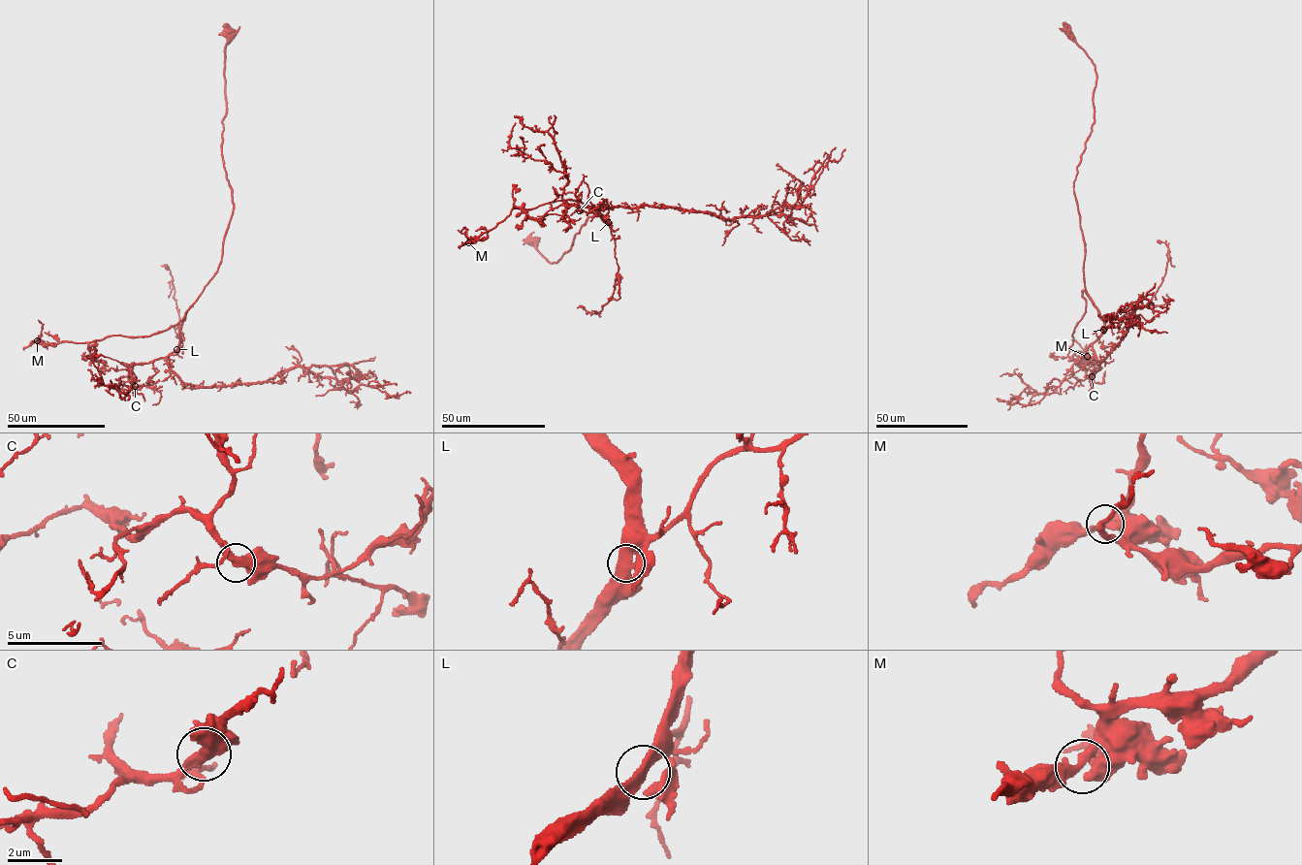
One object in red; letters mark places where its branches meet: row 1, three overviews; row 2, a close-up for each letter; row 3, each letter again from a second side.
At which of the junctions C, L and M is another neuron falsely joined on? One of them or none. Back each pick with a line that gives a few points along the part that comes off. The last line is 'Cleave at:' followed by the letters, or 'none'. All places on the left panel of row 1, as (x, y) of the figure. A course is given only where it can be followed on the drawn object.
Cleave at: none

